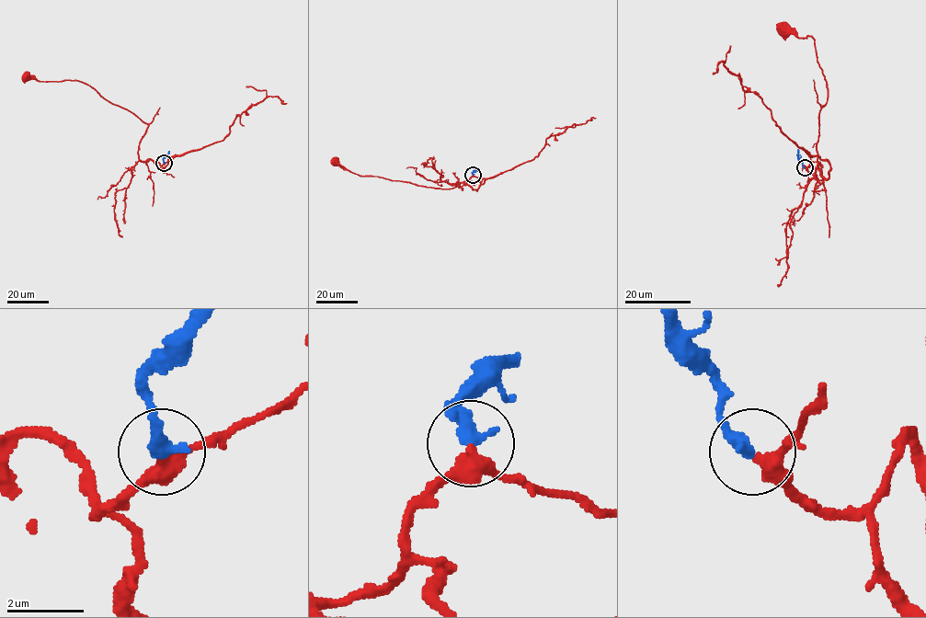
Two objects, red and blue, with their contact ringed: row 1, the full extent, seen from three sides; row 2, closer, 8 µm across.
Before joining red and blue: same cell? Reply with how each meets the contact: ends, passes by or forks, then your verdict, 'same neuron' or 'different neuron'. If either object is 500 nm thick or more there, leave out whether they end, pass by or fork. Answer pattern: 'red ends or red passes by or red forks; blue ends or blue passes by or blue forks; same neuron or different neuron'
red passes by; blue ends; same neuron

